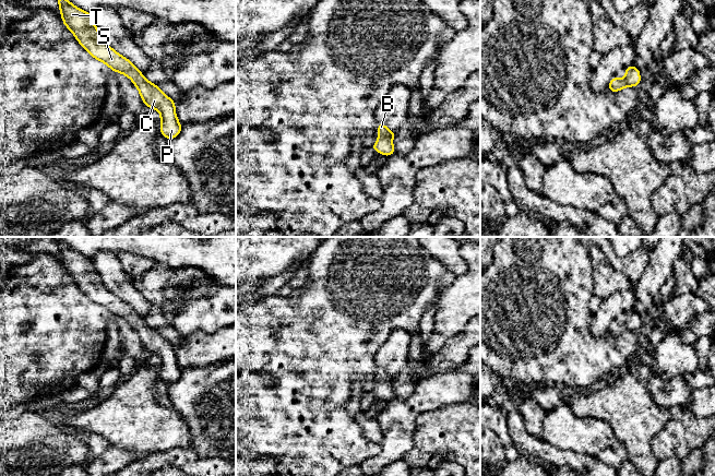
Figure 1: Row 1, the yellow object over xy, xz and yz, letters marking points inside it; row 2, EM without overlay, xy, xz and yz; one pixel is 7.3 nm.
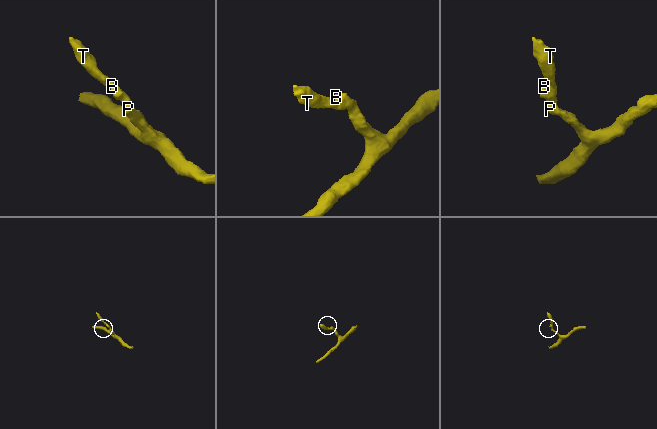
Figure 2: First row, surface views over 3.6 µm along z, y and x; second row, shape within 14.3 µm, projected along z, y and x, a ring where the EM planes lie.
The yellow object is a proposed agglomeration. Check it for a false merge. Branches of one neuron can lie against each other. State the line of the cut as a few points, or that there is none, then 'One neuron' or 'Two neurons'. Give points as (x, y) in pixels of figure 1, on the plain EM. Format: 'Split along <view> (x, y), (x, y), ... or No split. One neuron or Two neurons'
No split. One neuron

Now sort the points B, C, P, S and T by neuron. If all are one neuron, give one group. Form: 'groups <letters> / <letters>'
groups B C P S T

